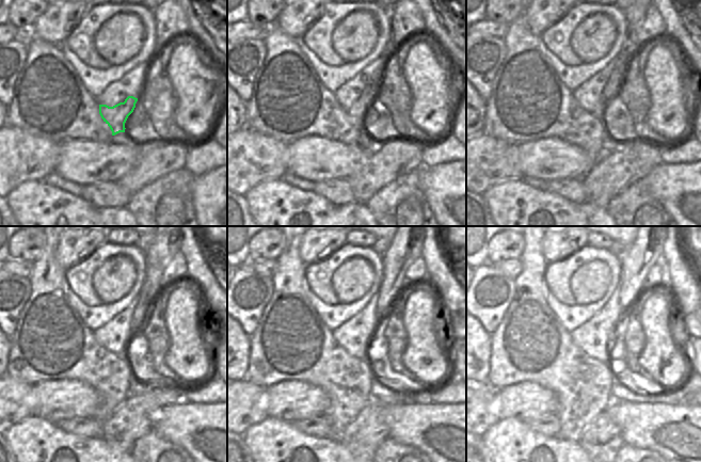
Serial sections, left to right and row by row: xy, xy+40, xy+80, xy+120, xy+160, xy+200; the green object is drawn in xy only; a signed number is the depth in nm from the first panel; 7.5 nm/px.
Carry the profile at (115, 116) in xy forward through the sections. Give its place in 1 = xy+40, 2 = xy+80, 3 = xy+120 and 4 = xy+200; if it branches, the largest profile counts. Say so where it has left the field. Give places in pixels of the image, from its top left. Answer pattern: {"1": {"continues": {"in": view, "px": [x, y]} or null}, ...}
{"1": {"continues": {"in": "xy+40", "px": [360, 108]}}, "2": {"continues": {"in": "xy+80", "px": [635, 14]}}, "3": {"continues": {"in": "xy+120", "px": [163, 248]}}, "4": {"continues": {"in": "xy+200", "px": [647, 249]}}}

